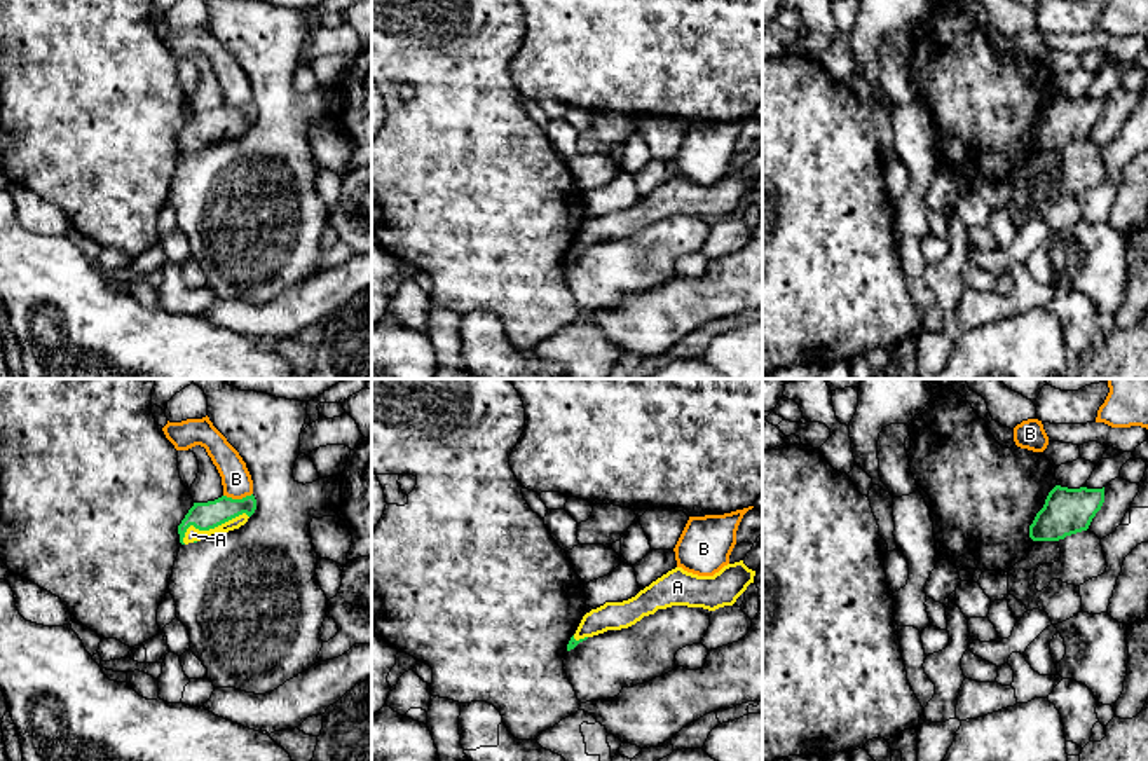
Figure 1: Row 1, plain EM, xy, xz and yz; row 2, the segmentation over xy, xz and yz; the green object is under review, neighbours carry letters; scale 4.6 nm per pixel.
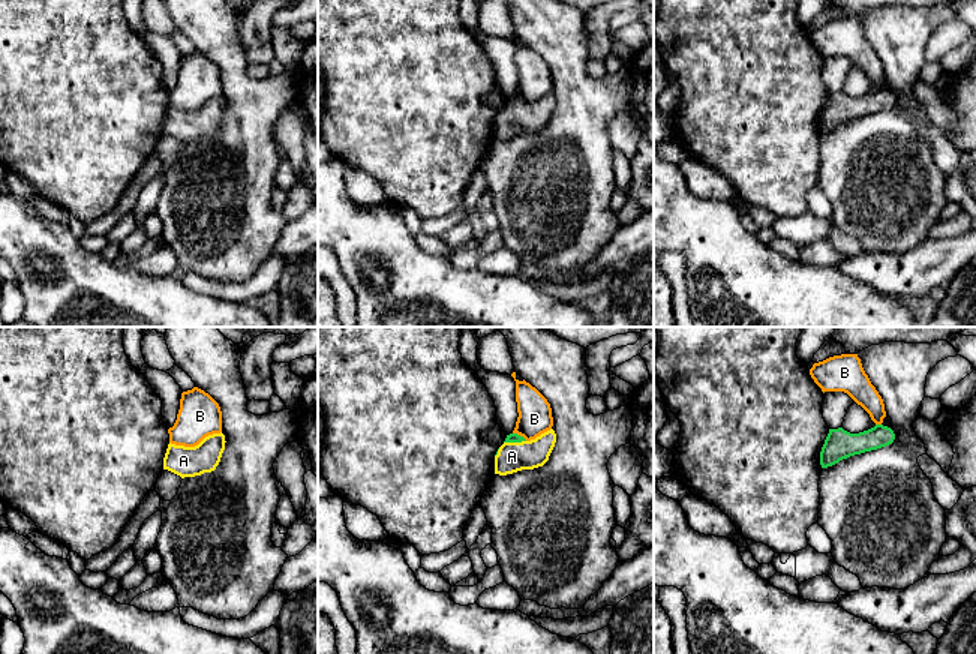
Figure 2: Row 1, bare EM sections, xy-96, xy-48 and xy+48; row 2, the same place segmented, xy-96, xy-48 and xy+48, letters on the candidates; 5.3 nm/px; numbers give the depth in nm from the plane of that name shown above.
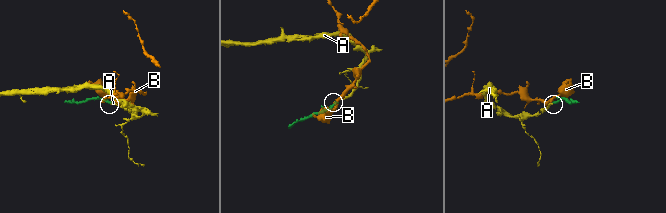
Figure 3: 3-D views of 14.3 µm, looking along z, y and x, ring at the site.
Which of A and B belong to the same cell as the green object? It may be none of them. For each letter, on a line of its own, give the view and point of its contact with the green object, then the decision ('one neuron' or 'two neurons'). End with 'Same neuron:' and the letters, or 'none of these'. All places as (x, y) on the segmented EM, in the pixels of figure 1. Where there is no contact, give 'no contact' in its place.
A: meets green in xy at (211, 527); one neuron
B: meets green in xy at (238, 500); two neurons
Same neuron: A

